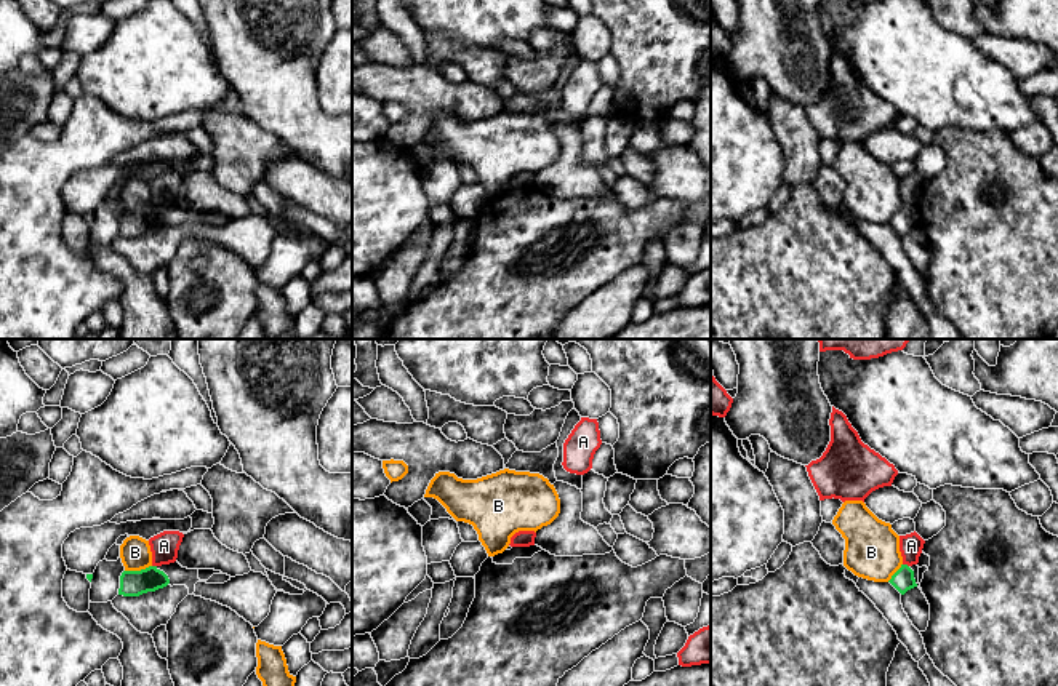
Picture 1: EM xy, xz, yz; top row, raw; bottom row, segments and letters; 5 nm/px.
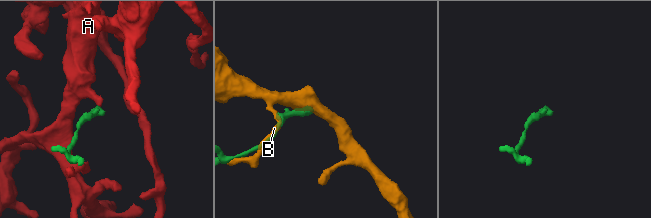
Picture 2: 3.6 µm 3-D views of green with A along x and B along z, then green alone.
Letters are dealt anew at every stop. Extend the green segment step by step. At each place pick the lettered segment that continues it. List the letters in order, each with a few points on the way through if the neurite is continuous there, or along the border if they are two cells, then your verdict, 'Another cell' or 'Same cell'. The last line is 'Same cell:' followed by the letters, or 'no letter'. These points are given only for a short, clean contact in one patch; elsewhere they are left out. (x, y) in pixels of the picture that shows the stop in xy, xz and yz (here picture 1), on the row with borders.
A: Boundary: yz (903, 563), (908, 566). Another cell
B: Another cell
Same cell: no letter

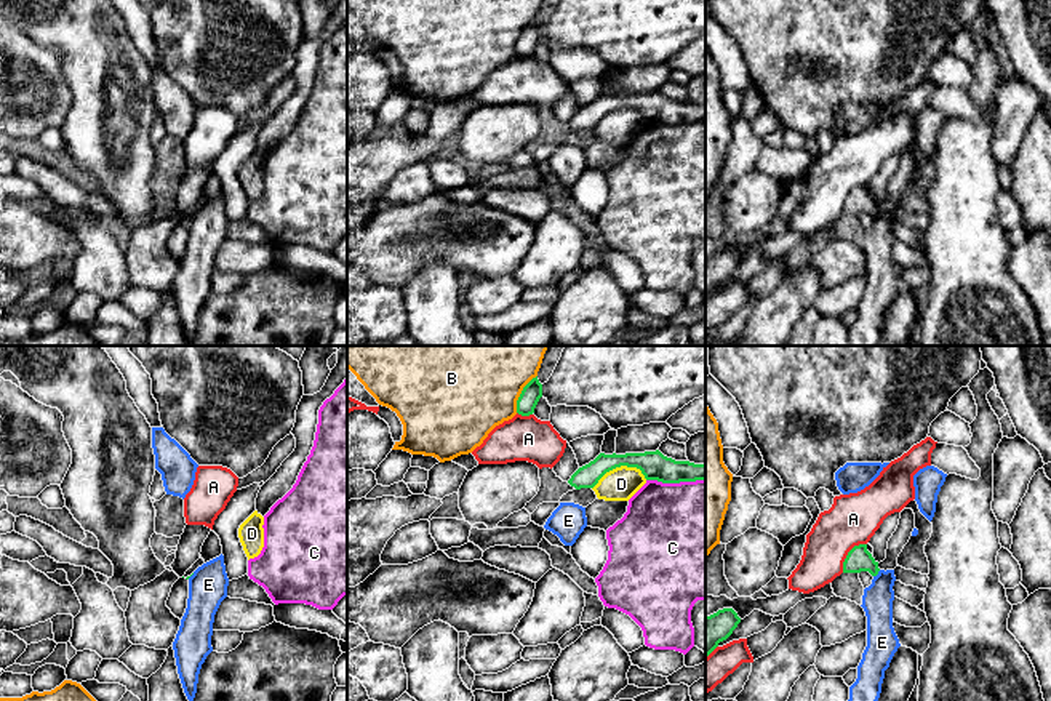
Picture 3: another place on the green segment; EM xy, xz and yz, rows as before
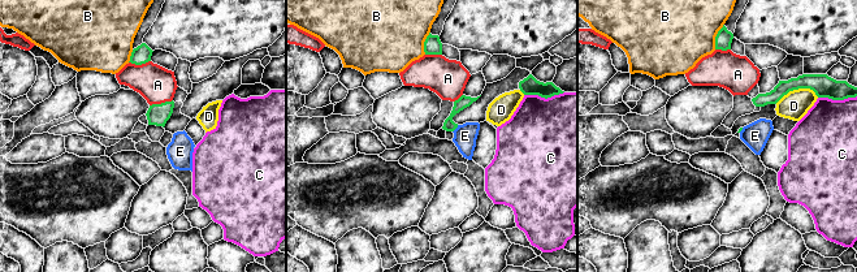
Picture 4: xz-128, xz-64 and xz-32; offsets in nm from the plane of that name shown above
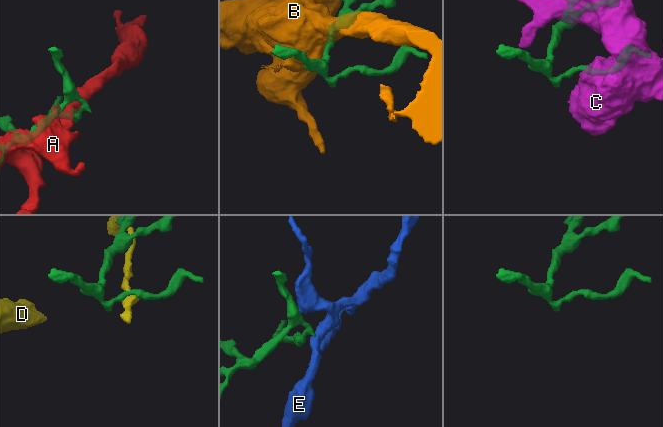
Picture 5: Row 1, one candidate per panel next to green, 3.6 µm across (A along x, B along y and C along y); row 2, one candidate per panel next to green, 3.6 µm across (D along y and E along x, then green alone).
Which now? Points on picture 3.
A: Another cell
B: Another cell
C: Another cell
D: Another cell
E: Boundary: yz (880, 570), (874, 576). Another cell
Same cell: no letter

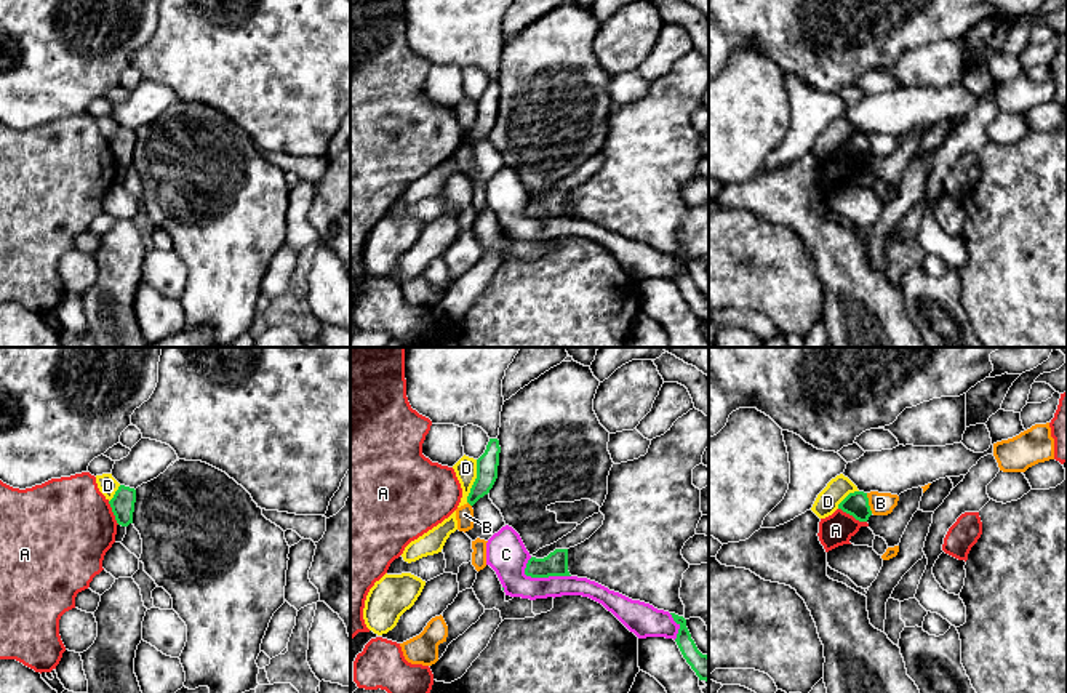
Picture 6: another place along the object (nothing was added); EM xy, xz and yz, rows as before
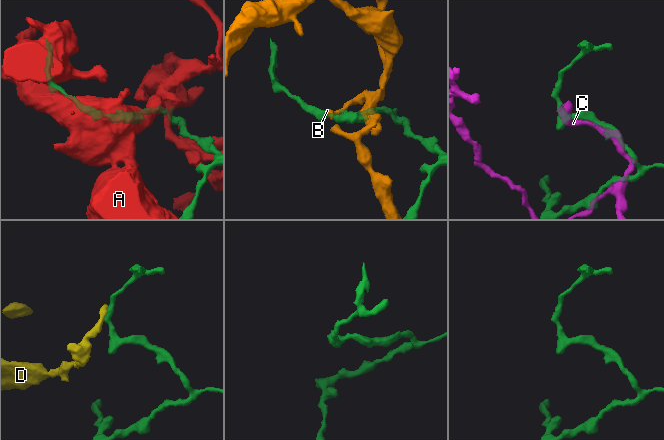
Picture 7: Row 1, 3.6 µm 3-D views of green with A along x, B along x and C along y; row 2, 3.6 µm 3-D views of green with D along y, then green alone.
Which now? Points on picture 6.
A: Another cell
B: Another cell
C: Another cell
D: Boundary: xz (477, 460), (477, 477), (466, 501). Another cell
Same cell: no letter

